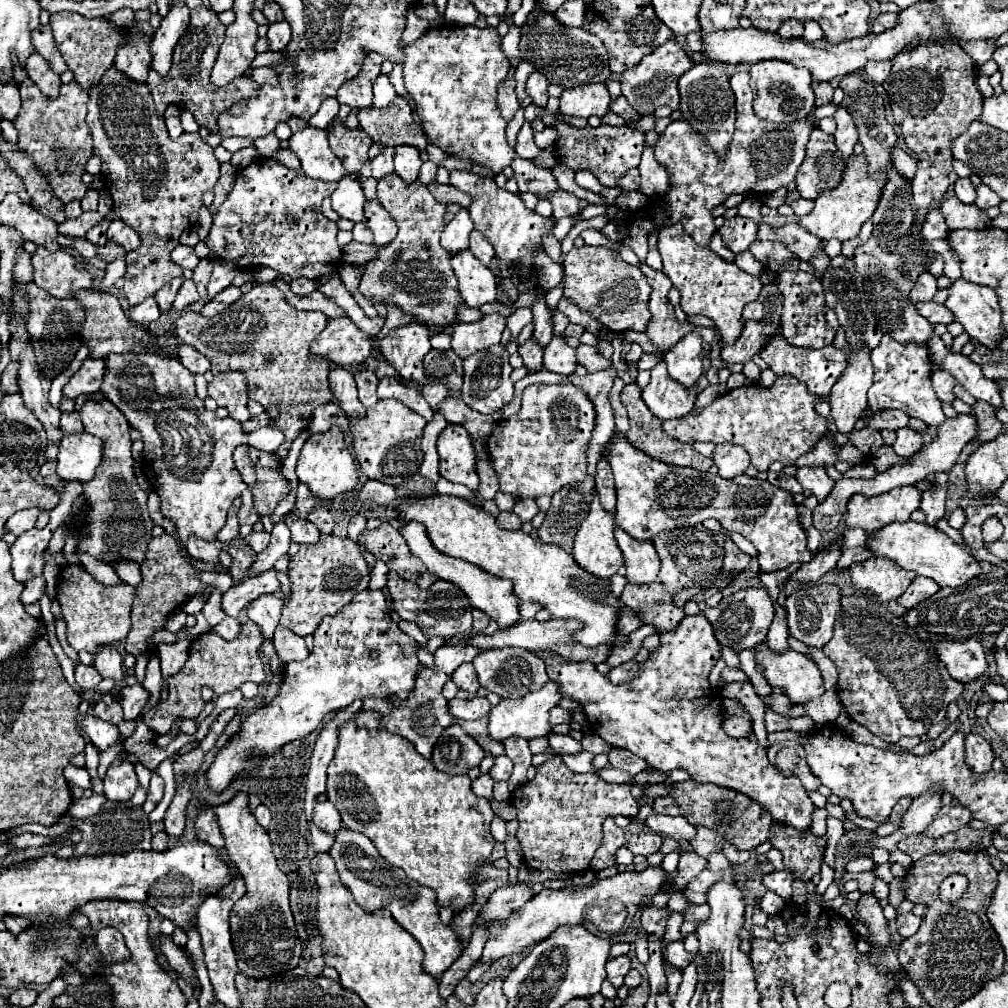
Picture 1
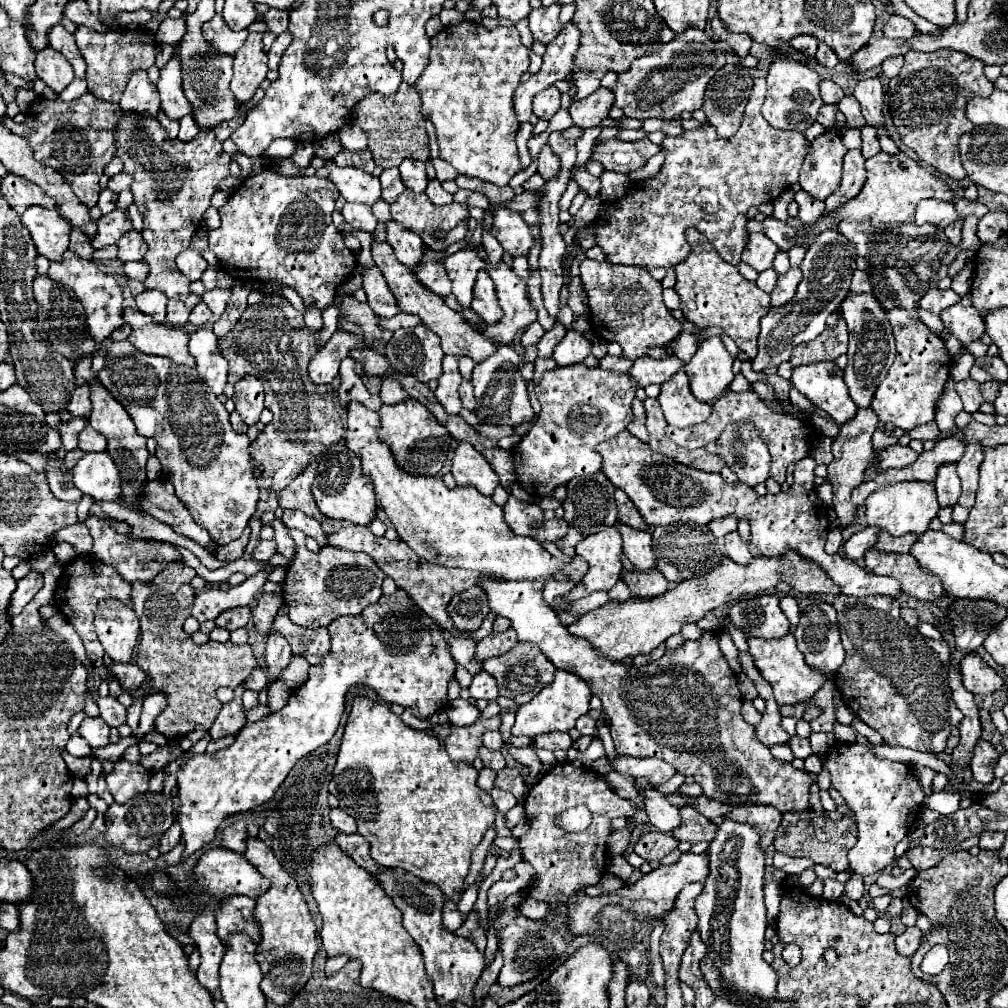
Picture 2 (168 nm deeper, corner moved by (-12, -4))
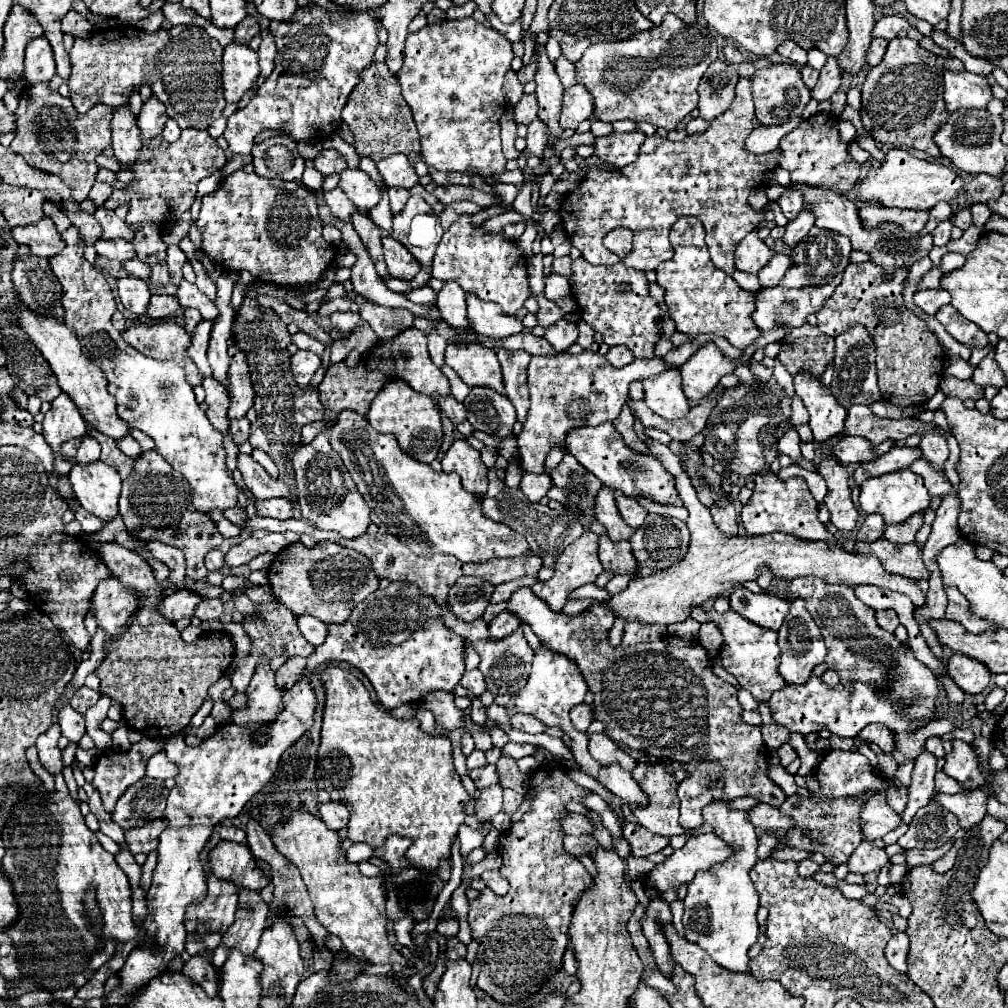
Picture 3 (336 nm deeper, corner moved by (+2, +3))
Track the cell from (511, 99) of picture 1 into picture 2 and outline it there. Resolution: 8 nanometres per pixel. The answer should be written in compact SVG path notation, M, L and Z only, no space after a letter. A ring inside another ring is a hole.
M568 23L566 29L548 43L548 49L544 53L544 63L538 73L534 73L528 81L522 81L516 89L516 117L520 123L526 123L532 115L532 97L550 87L558 79L568 79L572 71L572 59L578 47L580 31L576 31L574 23Z

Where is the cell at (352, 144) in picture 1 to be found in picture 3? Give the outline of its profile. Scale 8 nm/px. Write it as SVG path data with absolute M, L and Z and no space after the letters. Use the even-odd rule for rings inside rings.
M322 150L316 158L314 158L314 168L318 172L322 172L322 176L334 174L334 172L342 172L348 168L346 158L338 152L338 150Z

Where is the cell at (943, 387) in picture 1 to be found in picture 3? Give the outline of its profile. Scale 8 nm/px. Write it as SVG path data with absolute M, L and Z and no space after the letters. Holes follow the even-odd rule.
M944 376L940 380L940 388L946 392L946 396L954 396L954 398L960 398L960 400L982 398L982 388L978 384L974 384L972 380L960 380L960 378L954 378L954 376Z

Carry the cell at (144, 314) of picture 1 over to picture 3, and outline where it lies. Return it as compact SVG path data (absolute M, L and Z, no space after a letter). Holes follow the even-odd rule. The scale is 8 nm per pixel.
M124 276L118 280L118 296L128 312L132 312L136 316L144 316L148 310L148 302L150 302L152 292L144 280Z

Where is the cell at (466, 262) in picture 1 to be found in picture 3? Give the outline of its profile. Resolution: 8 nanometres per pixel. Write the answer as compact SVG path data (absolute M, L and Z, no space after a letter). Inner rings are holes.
M468 294L466 304L470 326L478 334L492 338L506 338L510 334L522 332L522 322L518 322L514 316L506 316L498 304L478 300L474 294Z

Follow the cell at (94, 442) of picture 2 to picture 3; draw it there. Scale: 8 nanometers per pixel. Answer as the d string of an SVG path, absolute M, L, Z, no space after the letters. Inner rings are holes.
M90 434L82 436L82 442L78 446L78 454L76 454L76 462L86 464L86 462L94 462L100 458L100 444L96 442L96 438L92 438Z

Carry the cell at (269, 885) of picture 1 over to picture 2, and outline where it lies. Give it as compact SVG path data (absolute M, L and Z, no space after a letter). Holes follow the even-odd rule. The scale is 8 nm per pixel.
M248 839L248 849L244 855L252 865L258 867L264 877L272 881L272 887L256 899L254 909L256 921L262 929L262 941L256 949L256 961L264 975L260 987L272 1003L286 1005L308 983L312 975L312 959L318 951L316 925L312 921L304 895L298 891L296 881L282 869L270 847L266 847L260 839Z

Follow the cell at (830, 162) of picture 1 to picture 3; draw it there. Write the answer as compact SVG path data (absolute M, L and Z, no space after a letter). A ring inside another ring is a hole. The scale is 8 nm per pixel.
M814 114L804 120L798 128L788 132L780 140L780 160L778 166L790 172L792 182L806 184L812 188L826 188L832 192L846 192L860 180L860 166L850 160L848 144L840 142L838 118L834 114Z

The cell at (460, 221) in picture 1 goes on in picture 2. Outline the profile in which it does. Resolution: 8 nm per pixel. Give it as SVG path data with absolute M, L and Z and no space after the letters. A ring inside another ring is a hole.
M476 247L456 251L444 261L444 269L452 281L452 295L464 309L468 309L472 303L472 289L476 283L476 273L482 267L484 267L484 261L476 255Z

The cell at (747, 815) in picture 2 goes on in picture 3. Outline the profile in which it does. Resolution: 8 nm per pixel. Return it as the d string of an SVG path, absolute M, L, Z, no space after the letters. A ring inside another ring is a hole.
M762 802L748 810L748 820L754 824L754 828L772 830L772 832L778 832L778 834L782 834L790 826L794 826L794 822L788 816L784 816L778 808L762 804Z

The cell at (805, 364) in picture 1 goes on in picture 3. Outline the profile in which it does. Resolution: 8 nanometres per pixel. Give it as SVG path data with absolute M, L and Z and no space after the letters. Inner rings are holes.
M808 372L794 374L794 388L796 396L802 398L808 414L810 414L810 428L814 432L816 442L824 442L842 432L846 410L844 406L834 400L830 388L826 388L820 380L814 380Z

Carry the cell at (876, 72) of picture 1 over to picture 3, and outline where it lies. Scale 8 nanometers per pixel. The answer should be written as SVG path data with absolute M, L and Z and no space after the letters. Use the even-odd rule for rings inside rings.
M872 38L872 44L870 44L868 54L866 54L866 60L868 60L870 66L882 62L882 56L886 52L886 46L888 46L888 40L884 40L884 38Z

